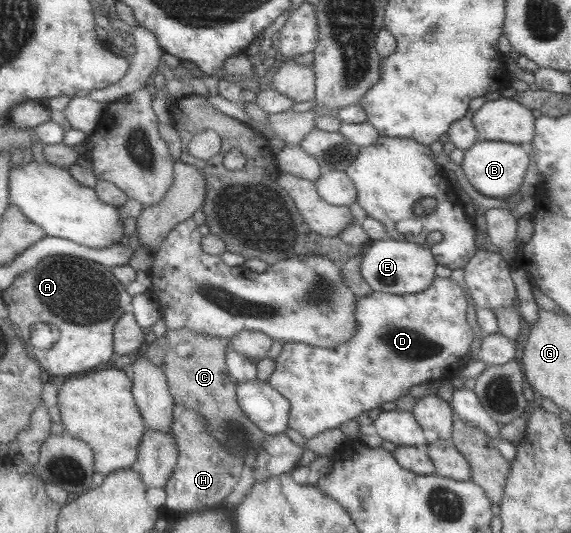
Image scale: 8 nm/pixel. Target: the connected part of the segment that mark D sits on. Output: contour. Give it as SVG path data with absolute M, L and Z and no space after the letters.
M436 275L432 284L416 294L372 292L357 298L355 317L357 329L346 342L334 348L310 346L299 342L279 343L275 367L267 380L290 403L288 426L307 439L339 427L359 414L381 407L384 402L396 401L409 394L410 388L428 380L444 378L471 360L470 344L473 330L466 321L468 299L455 281Z

